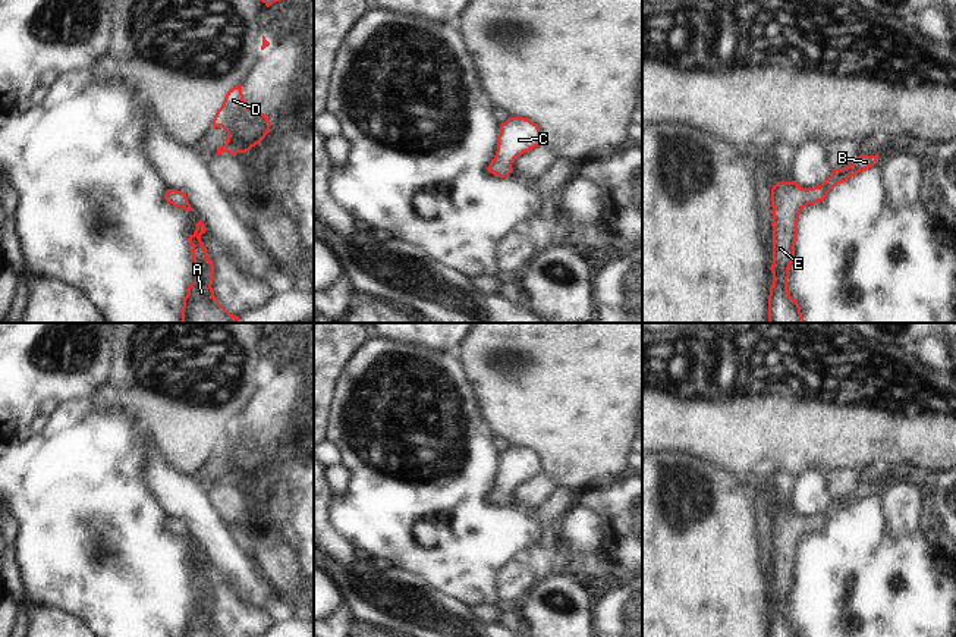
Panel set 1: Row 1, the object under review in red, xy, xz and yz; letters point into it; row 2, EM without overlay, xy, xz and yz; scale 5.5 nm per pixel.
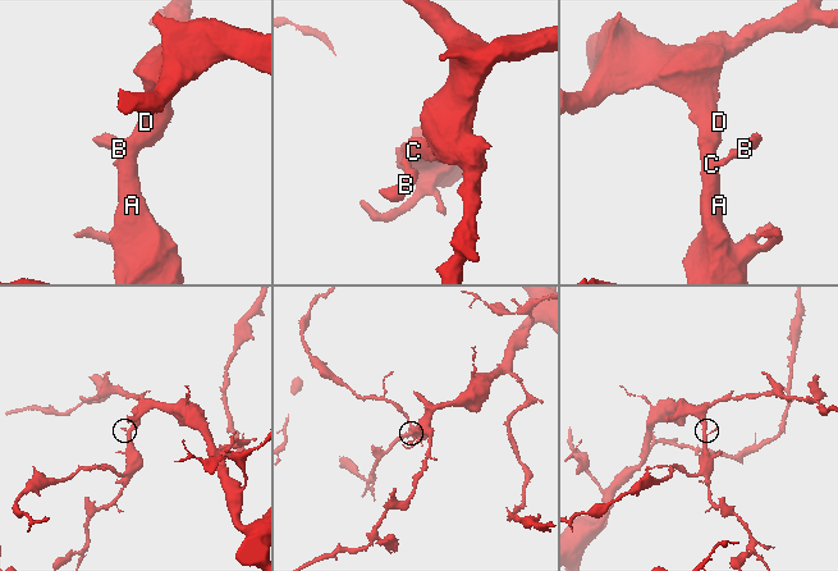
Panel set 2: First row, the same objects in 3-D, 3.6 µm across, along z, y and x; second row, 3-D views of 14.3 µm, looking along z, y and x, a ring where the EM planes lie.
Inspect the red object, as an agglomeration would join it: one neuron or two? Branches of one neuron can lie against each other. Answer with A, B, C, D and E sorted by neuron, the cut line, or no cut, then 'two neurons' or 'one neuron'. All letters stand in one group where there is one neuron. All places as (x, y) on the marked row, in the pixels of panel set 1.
A B C D E | no cut | one neuron

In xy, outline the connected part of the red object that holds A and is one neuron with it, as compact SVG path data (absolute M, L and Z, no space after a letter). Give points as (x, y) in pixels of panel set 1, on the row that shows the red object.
M202 220L196 223L195 232L188 238L192 245L194 273L196 279L189 285L183 298L182 320L177 323L239 323L239 317L230 314L214 296L214 266L201 241L207 228Z

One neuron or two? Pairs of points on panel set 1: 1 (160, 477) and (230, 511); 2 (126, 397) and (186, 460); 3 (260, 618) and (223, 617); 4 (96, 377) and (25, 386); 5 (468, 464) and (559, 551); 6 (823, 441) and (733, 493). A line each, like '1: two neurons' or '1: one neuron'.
1: two neurons
2: one neuron
3: one neuron
4: one neuron
5: two neurons
6: two neurons

